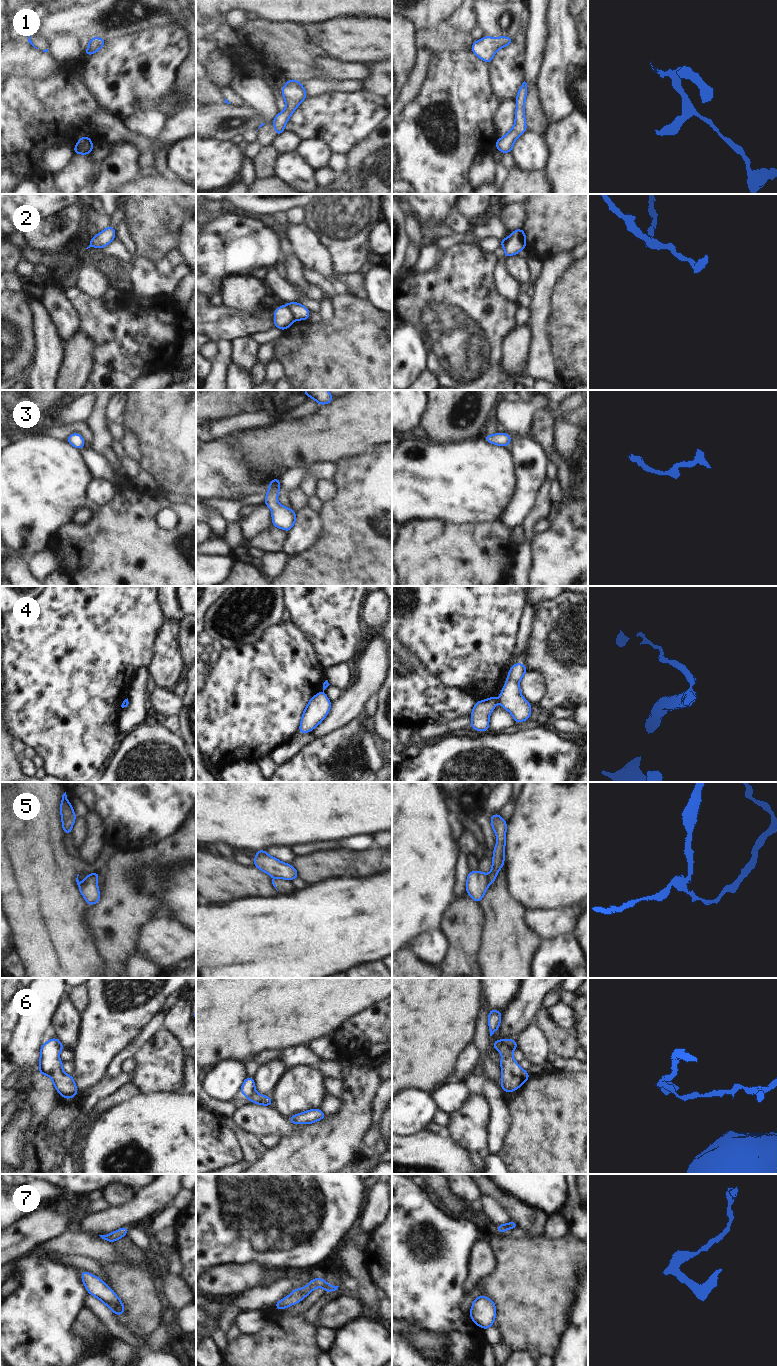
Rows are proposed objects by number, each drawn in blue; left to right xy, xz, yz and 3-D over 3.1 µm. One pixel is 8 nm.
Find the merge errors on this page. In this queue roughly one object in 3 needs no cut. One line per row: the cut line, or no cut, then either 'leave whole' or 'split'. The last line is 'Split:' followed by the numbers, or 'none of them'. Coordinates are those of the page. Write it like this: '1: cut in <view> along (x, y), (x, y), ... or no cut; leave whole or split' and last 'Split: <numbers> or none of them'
1: no cut; leave whole
2: cut in xz along (286, 304), (294, 319); split
3: no cut; leave whole
4: cut in xy along (127, 698), (123, 702), (123, 706); split
5: cut in yz along (487, 875), (489, 883); split
6: cut in yz along (506, 1039), (506, 1045), (512, 1051); split
7: no cut; leave whole
Split: 2, 4, 5, 6

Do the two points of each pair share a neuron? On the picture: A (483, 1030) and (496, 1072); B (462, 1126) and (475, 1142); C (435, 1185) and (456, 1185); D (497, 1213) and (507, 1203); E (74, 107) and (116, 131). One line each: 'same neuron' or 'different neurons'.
A: same neuron
B: same neuron
C: different neurons
D: different neurons
E: different neurons

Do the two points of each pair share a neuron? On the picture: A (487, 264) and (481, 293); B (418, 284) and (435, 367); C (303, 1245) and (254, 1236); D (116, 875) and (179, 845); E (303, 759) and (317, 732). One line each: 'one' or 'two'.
A: one
B: one
C: one
D: one
E: two

